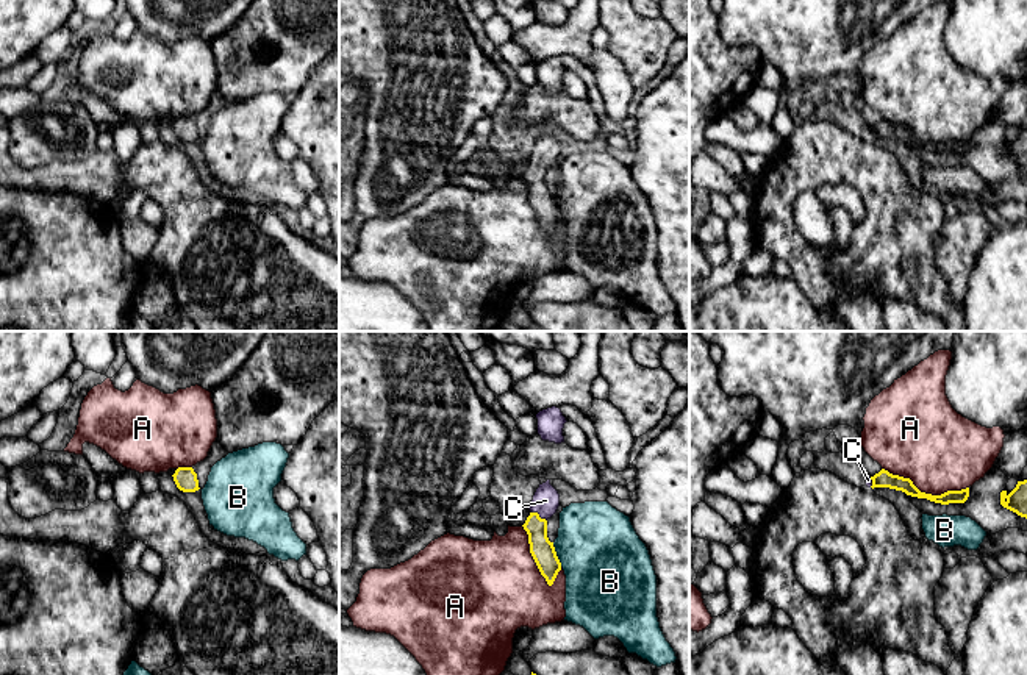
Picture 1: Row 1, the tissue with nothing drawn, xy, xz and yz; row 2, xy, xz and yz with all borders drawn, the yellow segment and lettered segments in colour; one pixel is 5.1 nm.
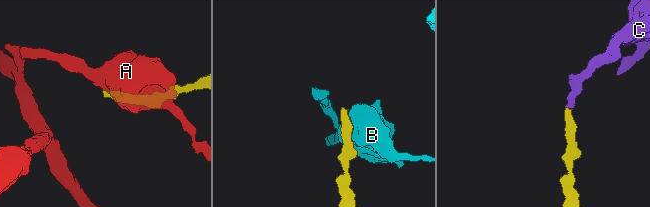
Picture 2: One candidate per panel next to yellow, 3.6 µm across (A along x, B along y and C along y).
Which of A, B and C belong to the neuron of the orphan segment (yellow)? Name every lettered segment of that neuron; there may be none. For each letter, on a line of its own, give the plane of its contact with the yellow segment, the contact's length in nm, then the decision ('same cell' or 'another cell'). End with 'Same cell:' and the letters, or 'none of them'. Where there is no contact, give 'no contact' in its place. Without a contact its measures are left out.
A: meets yellow in yz; contact 460 nm long; another cell
B: meets yellow in xz; contact 140 nm long; another cell
C: meets yellow in xz; contact 100 nm long; same cell
Same cell: C

